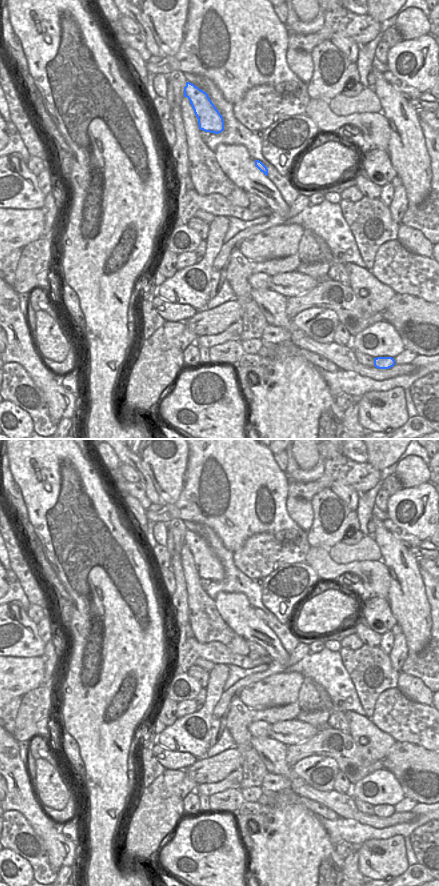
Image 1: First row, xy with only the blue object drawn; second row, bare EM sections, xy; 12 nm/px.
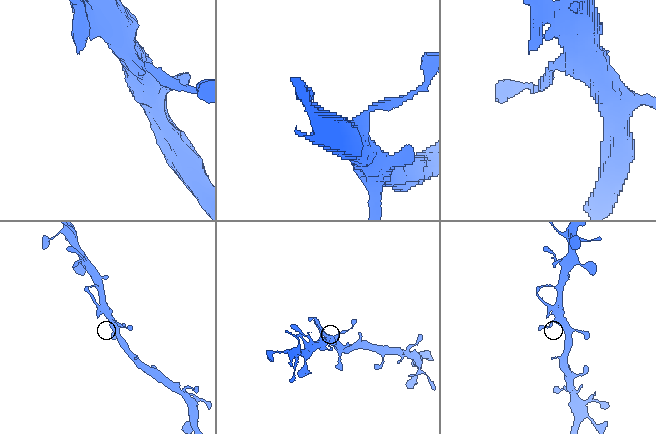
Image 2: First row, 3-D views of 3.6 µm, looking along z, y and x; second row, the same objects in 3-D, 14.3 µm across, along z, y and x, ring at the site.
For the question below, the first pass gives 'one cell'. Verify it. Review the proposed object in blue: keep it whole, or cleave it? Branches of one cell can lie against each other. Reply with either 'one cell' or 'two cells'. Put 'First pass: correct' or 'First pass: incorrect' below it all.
two cells
First pass: incorrect

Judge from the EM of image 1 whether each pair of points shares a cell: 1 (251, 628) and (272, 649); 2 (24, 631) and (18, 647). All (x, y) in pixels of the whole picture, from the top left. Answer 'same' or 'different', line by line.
1: same
2: same

